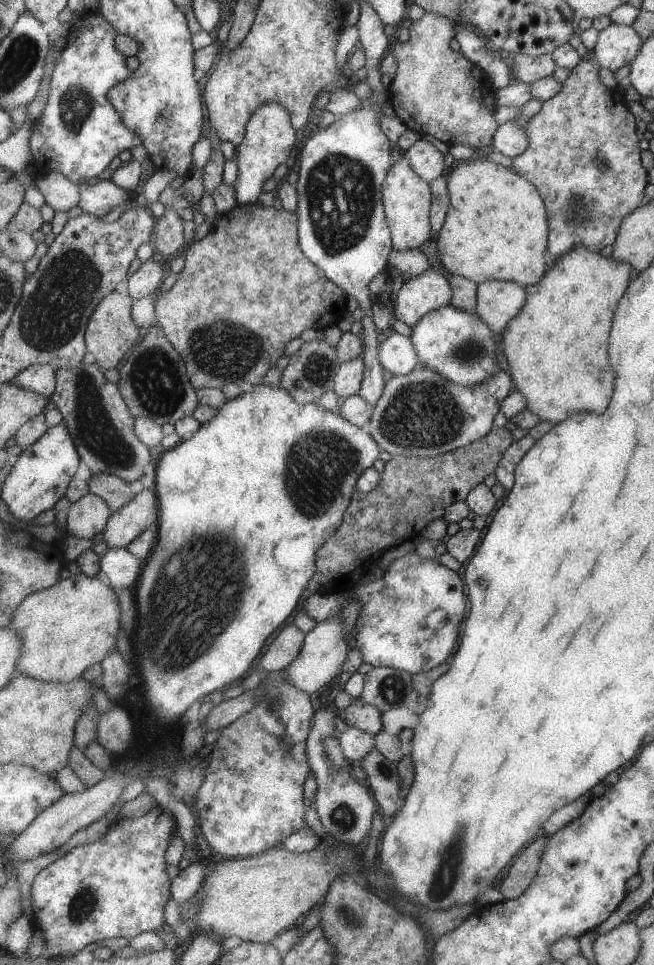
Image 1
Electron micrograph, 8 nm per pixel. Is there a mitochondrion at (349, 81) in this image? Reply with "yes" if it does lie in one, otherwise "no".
no

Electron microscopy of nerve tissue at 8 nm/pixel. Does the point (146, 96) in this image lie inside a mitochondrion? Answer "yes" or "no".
no

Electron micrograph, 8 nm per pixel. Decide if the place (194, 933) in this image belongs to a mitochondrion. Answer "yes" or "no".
no

